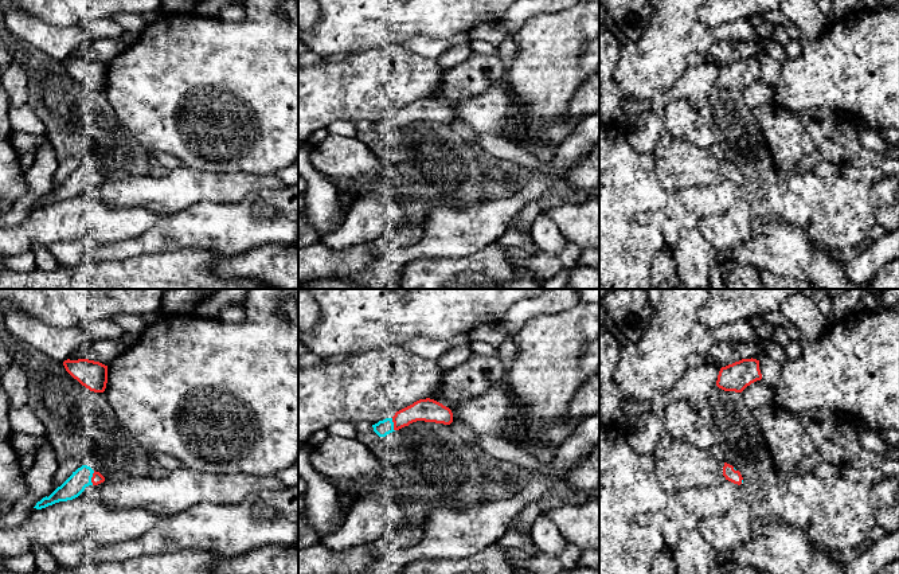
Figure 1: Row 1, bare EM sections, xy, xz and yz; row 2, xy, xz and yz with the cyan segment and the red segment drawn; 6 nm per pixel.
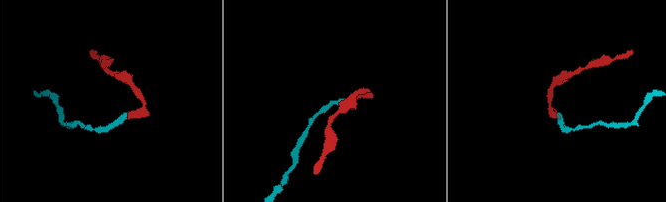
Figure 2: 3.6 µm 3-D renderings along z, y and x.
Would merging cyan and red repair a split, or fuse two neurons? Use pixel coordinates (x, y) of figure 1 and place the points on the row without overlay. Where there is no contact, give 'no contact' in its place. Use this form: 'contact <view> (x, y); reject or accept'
contact xy (92, 175); accept

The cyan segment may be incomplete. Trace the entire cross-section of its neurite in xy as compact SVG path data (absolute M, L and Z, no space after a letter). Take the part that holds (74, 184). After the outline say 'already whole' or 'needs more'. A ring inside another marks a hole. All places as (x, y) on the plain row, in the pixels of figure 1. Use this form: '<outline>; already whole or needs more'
M82 164L60 184L58 186L48 196L43 196L36 202L34 207L42 208L48 204L52 204L59 200L67 200L78 196L86 186L98 184L105 180L105 176L93 169L87 164Z; needs more

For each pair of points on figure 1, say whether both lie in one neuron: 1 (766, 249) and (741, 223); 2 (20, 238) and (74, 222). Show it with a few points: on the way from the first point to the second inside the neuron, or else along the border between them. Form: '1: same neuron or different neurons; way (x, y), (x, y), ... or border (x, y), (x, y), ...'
1: different neurons; border (754, 226), (750, 235), (731, 252)
2: same neuron; way (34, 231), (61, 222)

